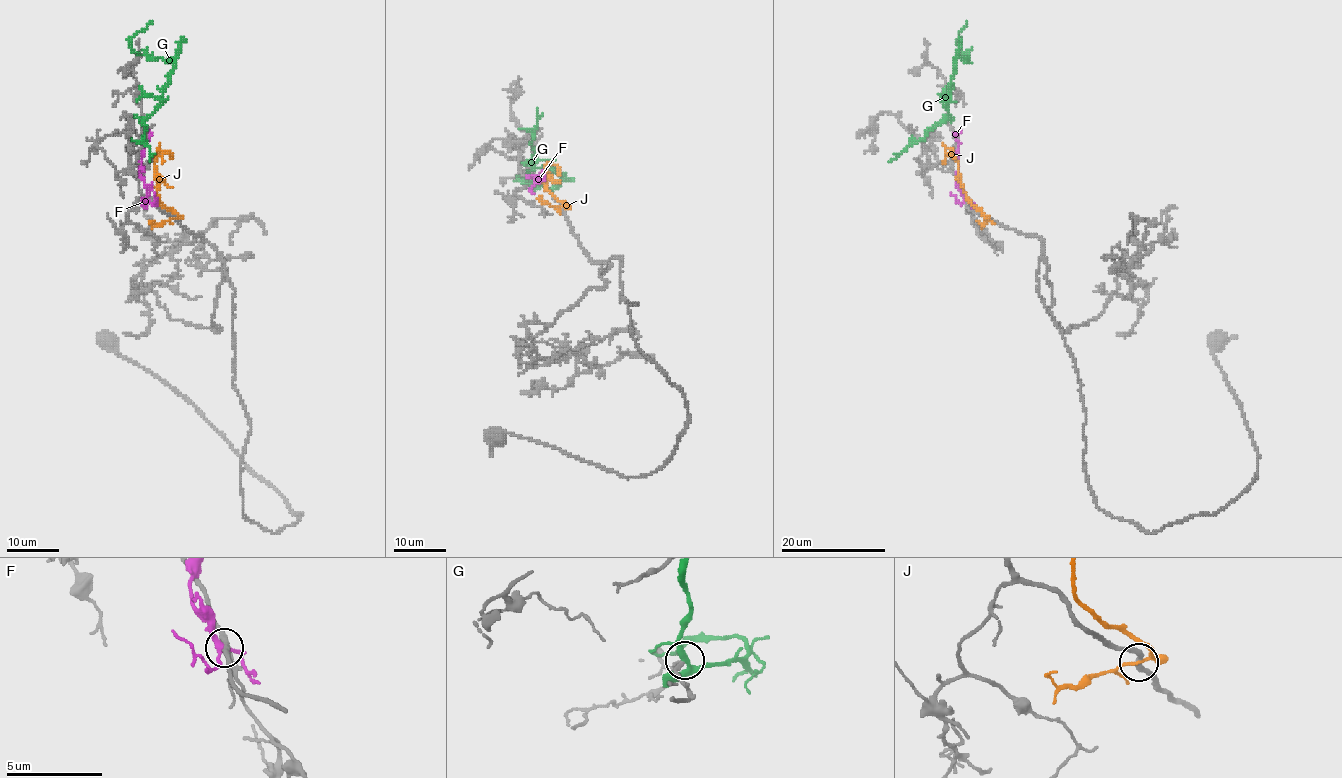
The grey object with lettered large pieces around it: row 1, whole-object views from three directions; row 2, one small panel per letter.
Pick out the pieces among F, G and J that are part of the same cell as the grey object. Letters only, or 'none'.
none

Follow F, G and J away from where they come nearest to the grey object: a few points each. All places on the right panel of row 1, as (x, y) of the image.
F: (965, 198), (956, 185), (959, 146), (956, 136), (961, 130)
G: (946, 119), (954, 64), (957, 58), (969, 58), (964, 58), (957, 46), (957, 33), (967, 22)
J: (987, 219), (967, 197), (957, 160), (947, 149), (946, 151), (956, 158)

